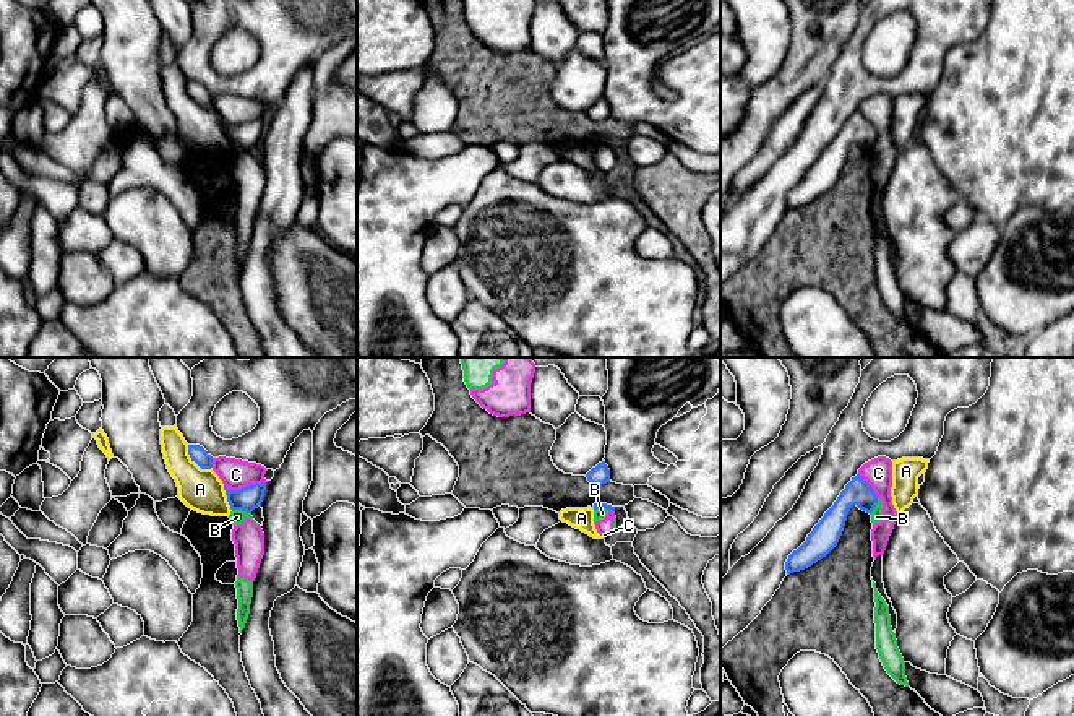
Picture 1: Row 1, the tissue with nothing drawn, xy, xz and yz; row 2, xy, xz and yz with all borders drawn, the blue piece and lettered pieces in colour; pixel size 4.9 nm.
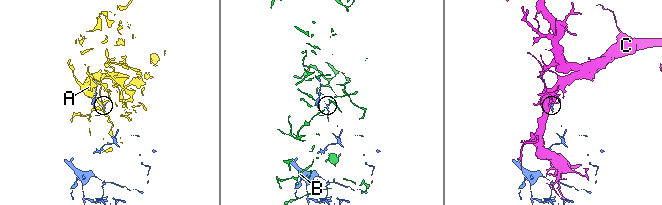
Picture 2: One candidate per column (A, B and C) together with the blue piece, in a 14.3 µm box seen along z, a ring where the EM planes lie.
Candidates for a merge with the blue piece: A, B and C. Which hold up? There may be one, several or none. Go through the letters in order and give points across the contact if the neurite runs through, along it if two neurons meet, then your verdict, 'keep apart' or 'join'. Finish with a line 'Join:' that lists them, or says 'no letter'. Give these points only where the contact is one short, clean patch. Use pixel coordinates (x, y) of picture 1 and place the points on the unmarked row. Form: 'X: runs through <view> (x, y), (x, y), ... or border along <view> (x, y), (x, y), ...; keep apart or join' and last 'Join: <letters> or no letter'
A: keep apart
B: border along xy (232, 145), (242, 145), (250, 150); keep apart
C: keep apart
Join: no letter

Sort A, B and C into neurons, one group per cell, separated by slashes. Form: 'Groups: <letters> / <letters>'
Groups: A / B C

